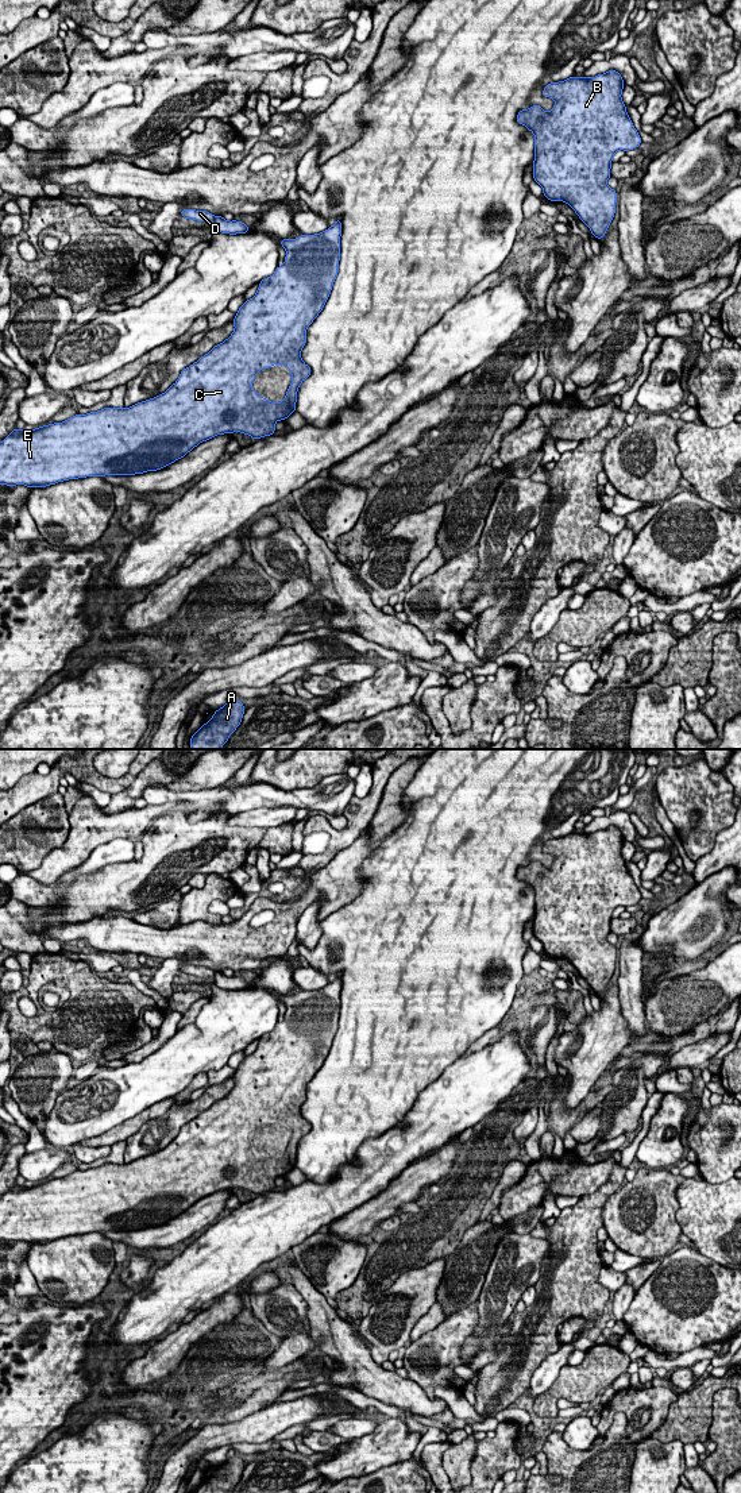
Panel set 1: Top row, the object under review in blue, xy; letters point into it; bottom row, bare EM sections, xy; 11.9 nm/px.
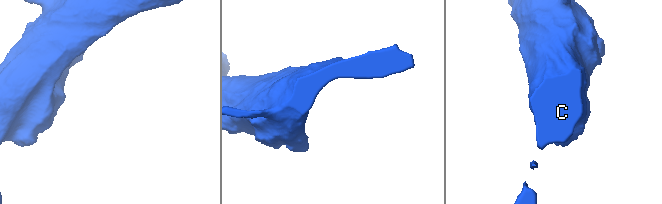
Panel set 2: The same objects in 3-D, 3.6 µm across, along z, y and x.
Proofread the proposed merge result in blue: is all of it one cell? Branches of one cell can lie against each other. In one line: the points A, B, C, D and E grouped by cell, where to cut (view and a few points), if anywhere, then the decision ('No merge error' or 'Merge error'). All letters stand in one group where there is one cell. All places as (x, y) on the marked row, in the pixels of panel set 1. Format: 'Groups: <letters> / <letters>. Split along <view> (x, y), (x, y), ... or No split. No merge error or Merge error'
Groups: A B C E / D. Split along xy (215, 216), (212, 220). Merge error

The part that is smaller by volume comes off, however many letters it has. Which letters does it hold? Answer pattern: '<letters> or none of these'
D

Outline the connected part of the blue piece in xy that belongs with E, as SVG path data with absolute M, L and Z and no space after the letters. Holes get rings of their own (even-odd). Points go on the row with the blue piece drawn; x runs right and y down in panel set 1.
M341 221L320 234L301 235L279 240L286 250L285 262L275 273L259 282L255 296L247 300L232 320L235 329L228 339L215 346L197 362L184 369L165 393L130 408L104 408L86 414L76 414L66 421L22 431L15 428L0 441L0 485L46 487L58 482L86 477L135 475L161 470L184 458L200 443L217 435L242 432L252 439L270 436L275 423L296 412L297 391L312 370L304 363L301 350L306 344L306 329L323 310L339 273ZM274 364L290 370L292 383L285 398L275 404L252 390L255 374Z

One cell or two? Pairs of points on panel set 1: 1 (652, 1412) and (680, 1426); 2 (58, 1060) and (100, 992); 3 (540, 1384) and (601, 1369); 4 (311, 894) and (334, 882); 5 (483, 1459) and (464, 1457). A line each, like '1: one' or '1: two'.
1: two
2: two
3: two
4: one
5: two

